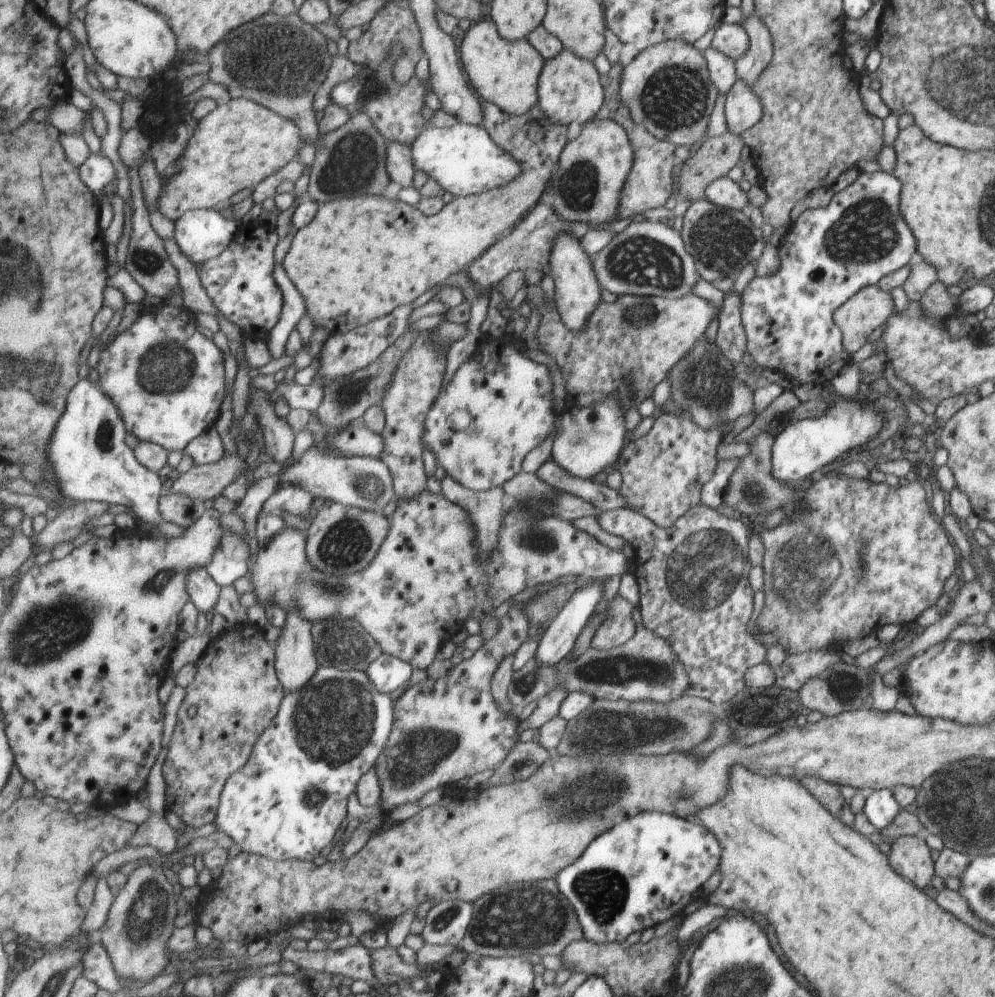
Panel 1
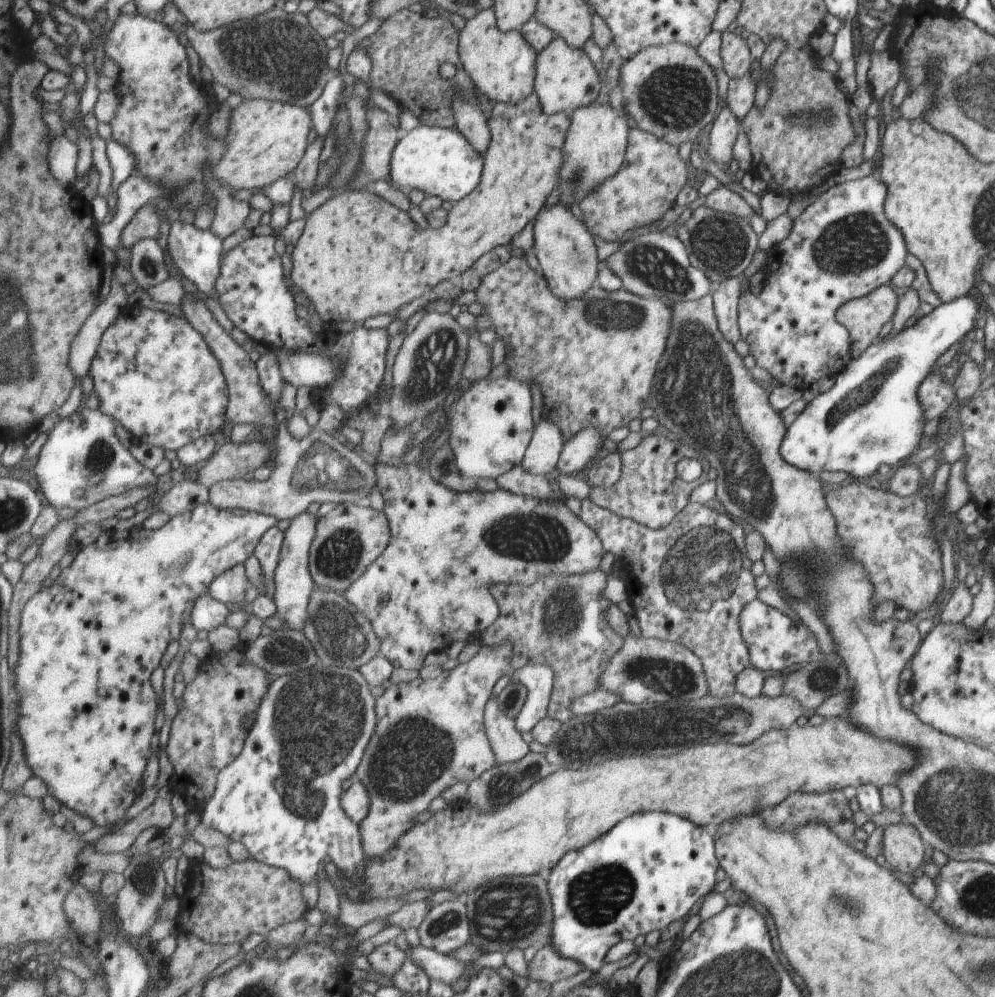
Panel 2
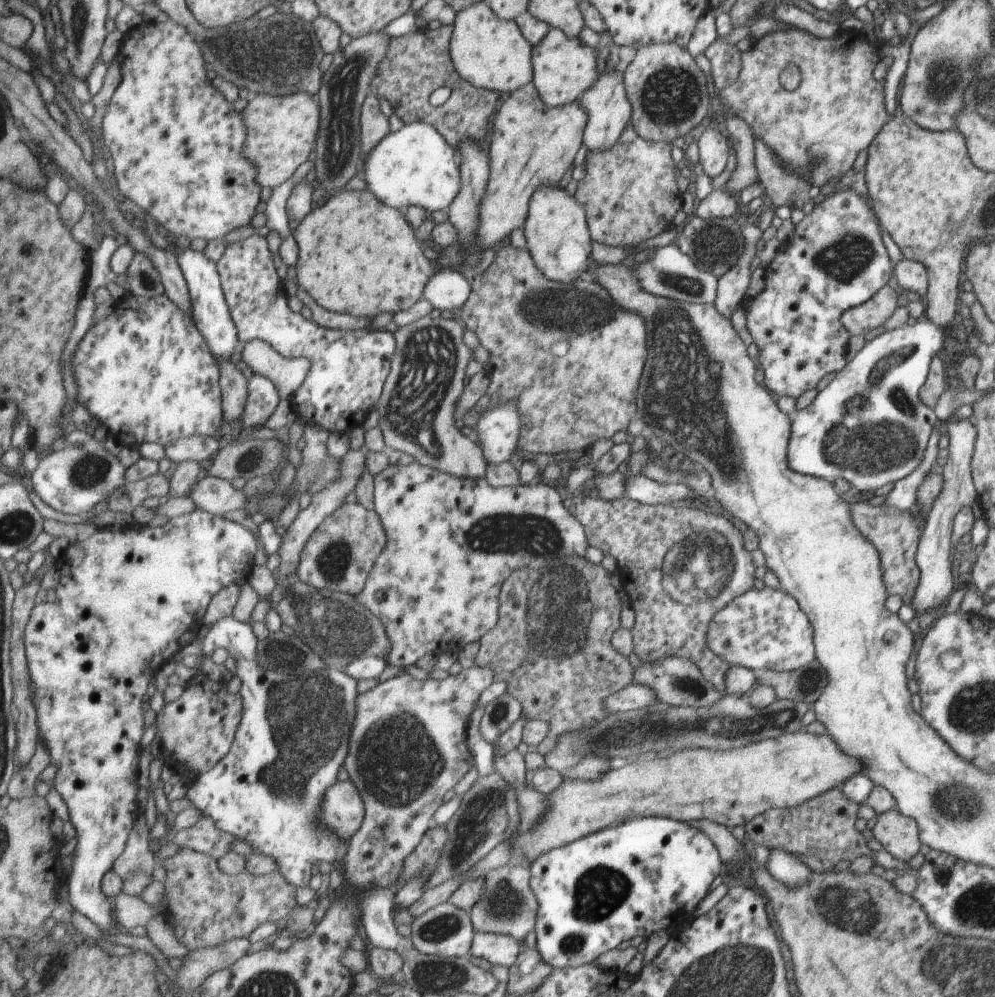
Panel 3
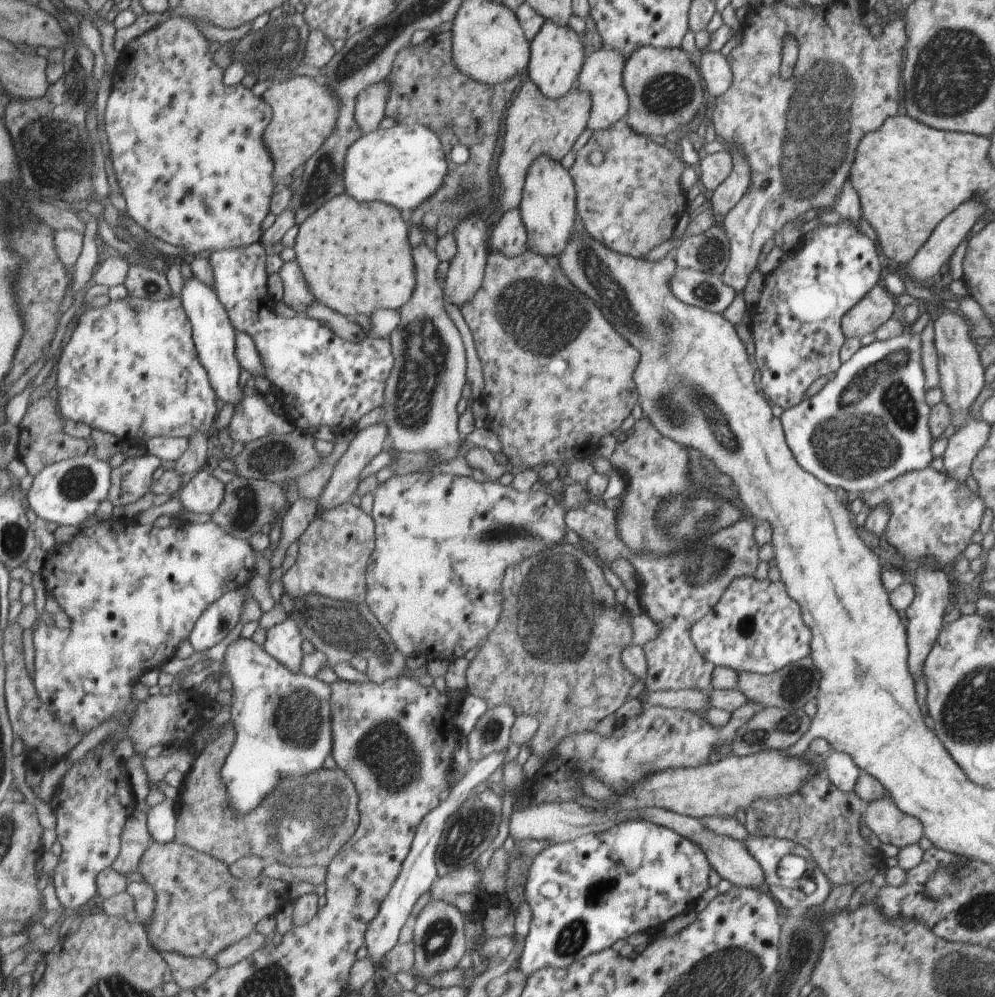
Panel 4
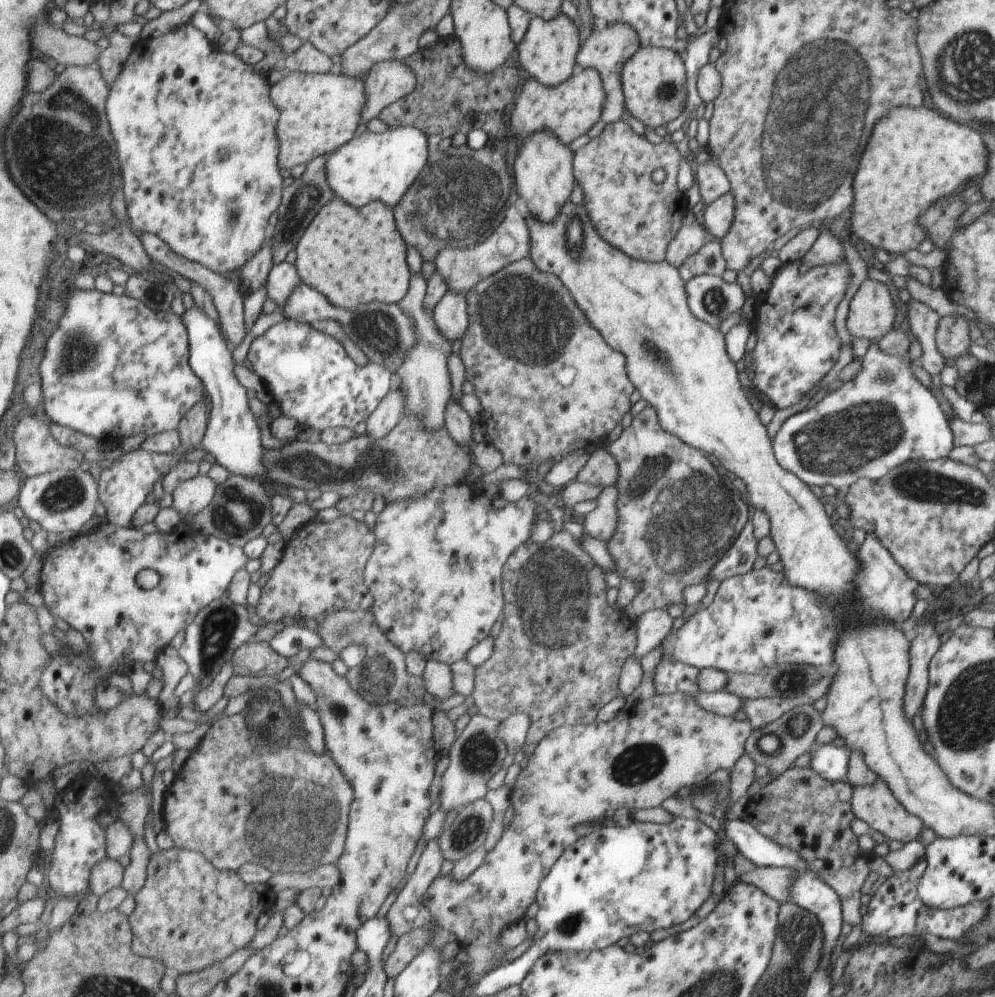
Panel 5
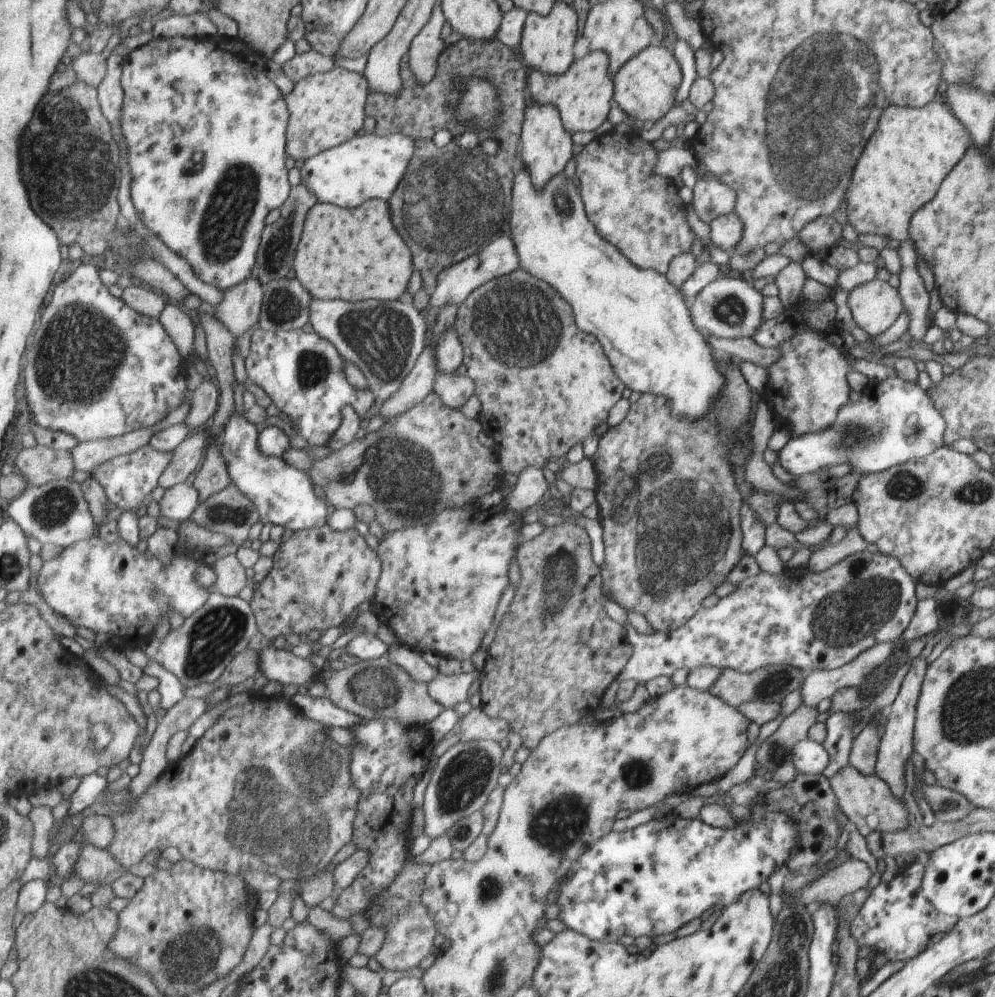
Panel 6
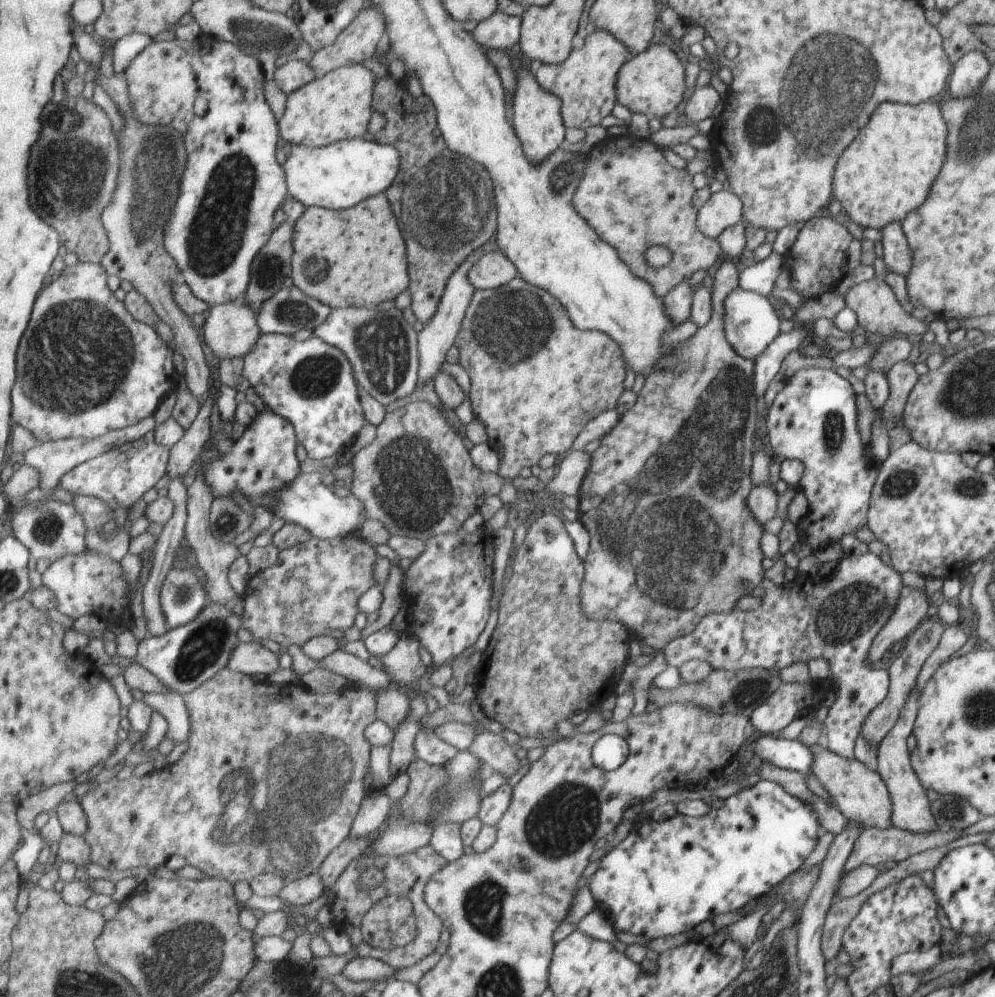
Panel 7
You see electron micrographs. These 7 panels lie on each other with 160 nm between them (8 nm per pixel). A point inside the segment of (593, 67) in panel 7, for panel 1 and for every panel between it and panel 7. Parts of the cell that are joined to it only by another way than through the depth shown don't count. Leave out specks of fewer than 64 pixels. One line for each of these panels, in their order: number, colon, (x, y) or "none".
1: (361, 258)
2: (359, 257)
3: (532, 144)
4: (536, 125)
5: (569, 110)
6: (581, 94)

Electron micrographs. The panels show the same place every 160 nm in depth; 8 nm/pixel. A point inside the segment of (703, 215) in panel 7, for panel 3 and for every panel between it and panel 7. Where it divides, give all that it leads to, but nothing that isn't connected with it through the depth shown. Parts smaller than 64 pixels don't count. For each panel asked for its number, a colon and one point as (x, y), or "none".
3: (713, 145)
4: (712, 169)
5: (712, 182)
6: (711, 199)

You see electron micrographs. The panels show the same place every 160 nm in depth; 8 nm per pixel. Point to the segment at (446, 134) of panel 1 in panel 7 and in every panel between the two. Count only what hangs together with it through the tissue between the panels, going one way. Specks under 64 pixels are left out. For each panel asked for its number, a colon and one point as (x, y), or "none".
2: (441, 162)
3: (413, 166)
4: (404, 165)
5: (383, 167)
6: (367, 166)
7: (340, 175)

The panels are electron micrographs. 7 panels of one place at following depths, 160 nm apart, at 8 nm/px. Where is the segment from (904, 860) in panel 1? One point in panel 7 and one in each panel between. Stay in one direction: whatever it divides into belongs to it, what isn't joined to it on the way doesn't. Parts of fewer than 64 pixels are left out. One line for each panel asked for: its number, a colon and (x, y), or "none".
2: (902, 849)
3: (898, 835)
4: (882, 816)
5: (875, 804)
6: (867, 802)
7: (860, 795)

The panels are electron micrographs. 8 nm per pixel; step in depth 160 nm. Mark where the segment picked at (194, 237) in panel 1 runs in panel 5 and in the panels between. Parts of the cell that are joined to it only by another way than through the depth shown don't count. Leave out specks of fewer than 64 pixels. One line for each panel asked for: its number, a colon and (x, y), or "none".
2: (196, 252)
3: (210, 310)
4: (214, 333)
5: (233, 438)

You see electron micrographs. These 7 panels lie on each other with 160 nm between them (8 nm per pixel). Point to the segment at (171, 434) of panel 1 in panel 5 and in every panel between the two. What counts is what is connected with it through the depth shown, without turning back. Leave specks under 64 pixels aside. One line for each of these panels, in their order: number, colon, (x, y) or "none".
2: (155, 373)
3: (146, 372)
4: (131, 368)
5: (85, 372)

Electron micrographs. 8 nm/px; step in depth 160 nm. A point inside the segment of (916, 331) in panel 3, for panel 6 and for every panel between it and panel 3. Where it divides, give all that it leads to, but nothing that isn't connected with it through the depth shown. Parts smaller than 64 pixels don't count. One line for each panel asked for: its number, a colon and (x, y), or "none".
4: (868, 425)
5: (881, 418)
6: (893, 421)

